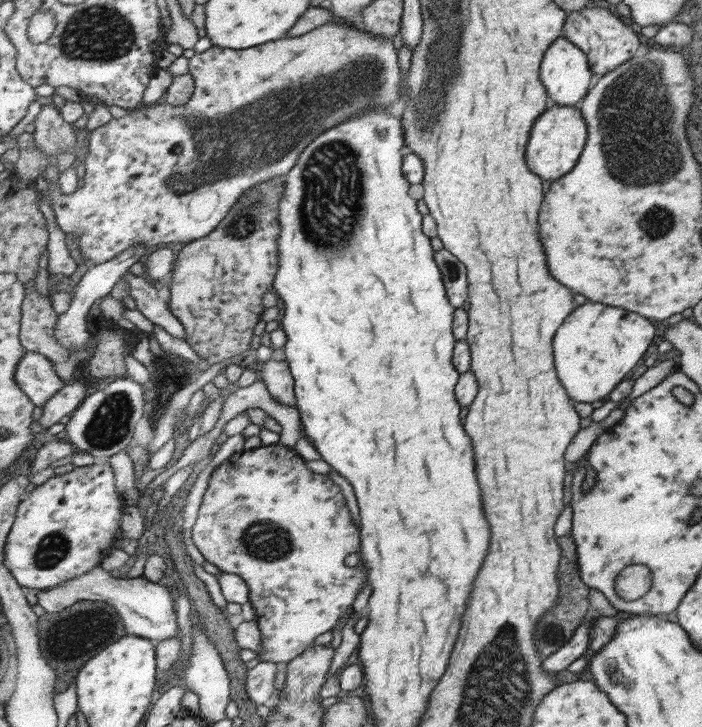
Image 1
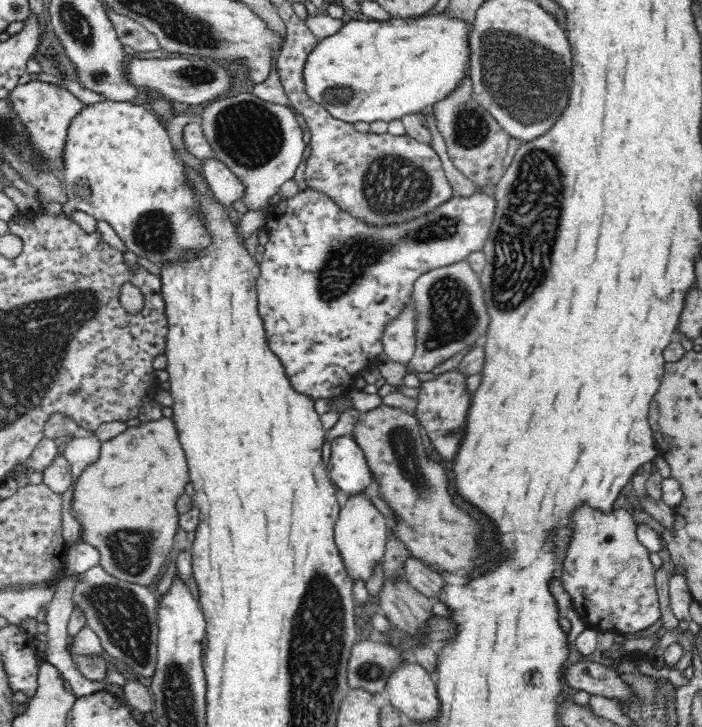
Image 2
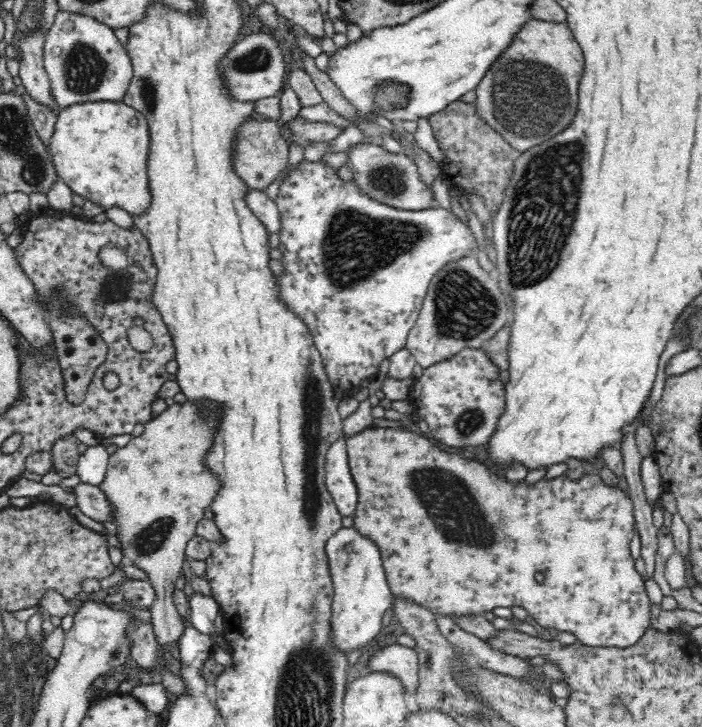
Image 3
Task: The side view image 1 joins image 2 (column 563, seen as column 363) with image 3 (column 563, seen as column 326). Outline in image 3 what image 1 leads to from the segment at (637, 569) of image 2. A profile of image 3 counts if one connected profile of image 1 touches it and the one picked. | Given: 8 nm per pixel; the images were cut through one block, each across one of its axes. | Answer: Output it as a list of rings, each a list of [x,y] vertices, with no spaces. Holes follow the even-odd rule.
[[[370,426],[347,438],[348,466],[358,491],[358,502],[355,508],[353,530],[360,536],[371,540],[380,553],[383,564],[384,575],[388,582],[393,599],[410,601],[422,609],[429,611],[432,615],[454,617],[484,616],[486,612],[494,608],[522,608],[530,615],[530,618],[546,628],[556,632],[568,632],[574,636],[578,643],[586,647],[616,648],[624,649],[632,647],[642,636],[644,631],[650,627],[651,601],[646,592],[646,579],[641,576],[634,567],[634,560],[630,555],[630,540],[634,538],[634,499],[632,493],[622,490],[618,483],[615,485],[604,483],[602,477],[594,472],[584,473],[577,479],[561,475],[557,478],[541,478],[528,484],[526,480],[510,482],[492,466],[482,464],[474,459],[466,459],[462,456],[448,453],[436,447],[431,439],[423,434],[402,427],[374,427]],[[462,550],[480,552],[480,558],[468,558],[468,560],[484,560],[484,562],[456,562],[466,560]]]

